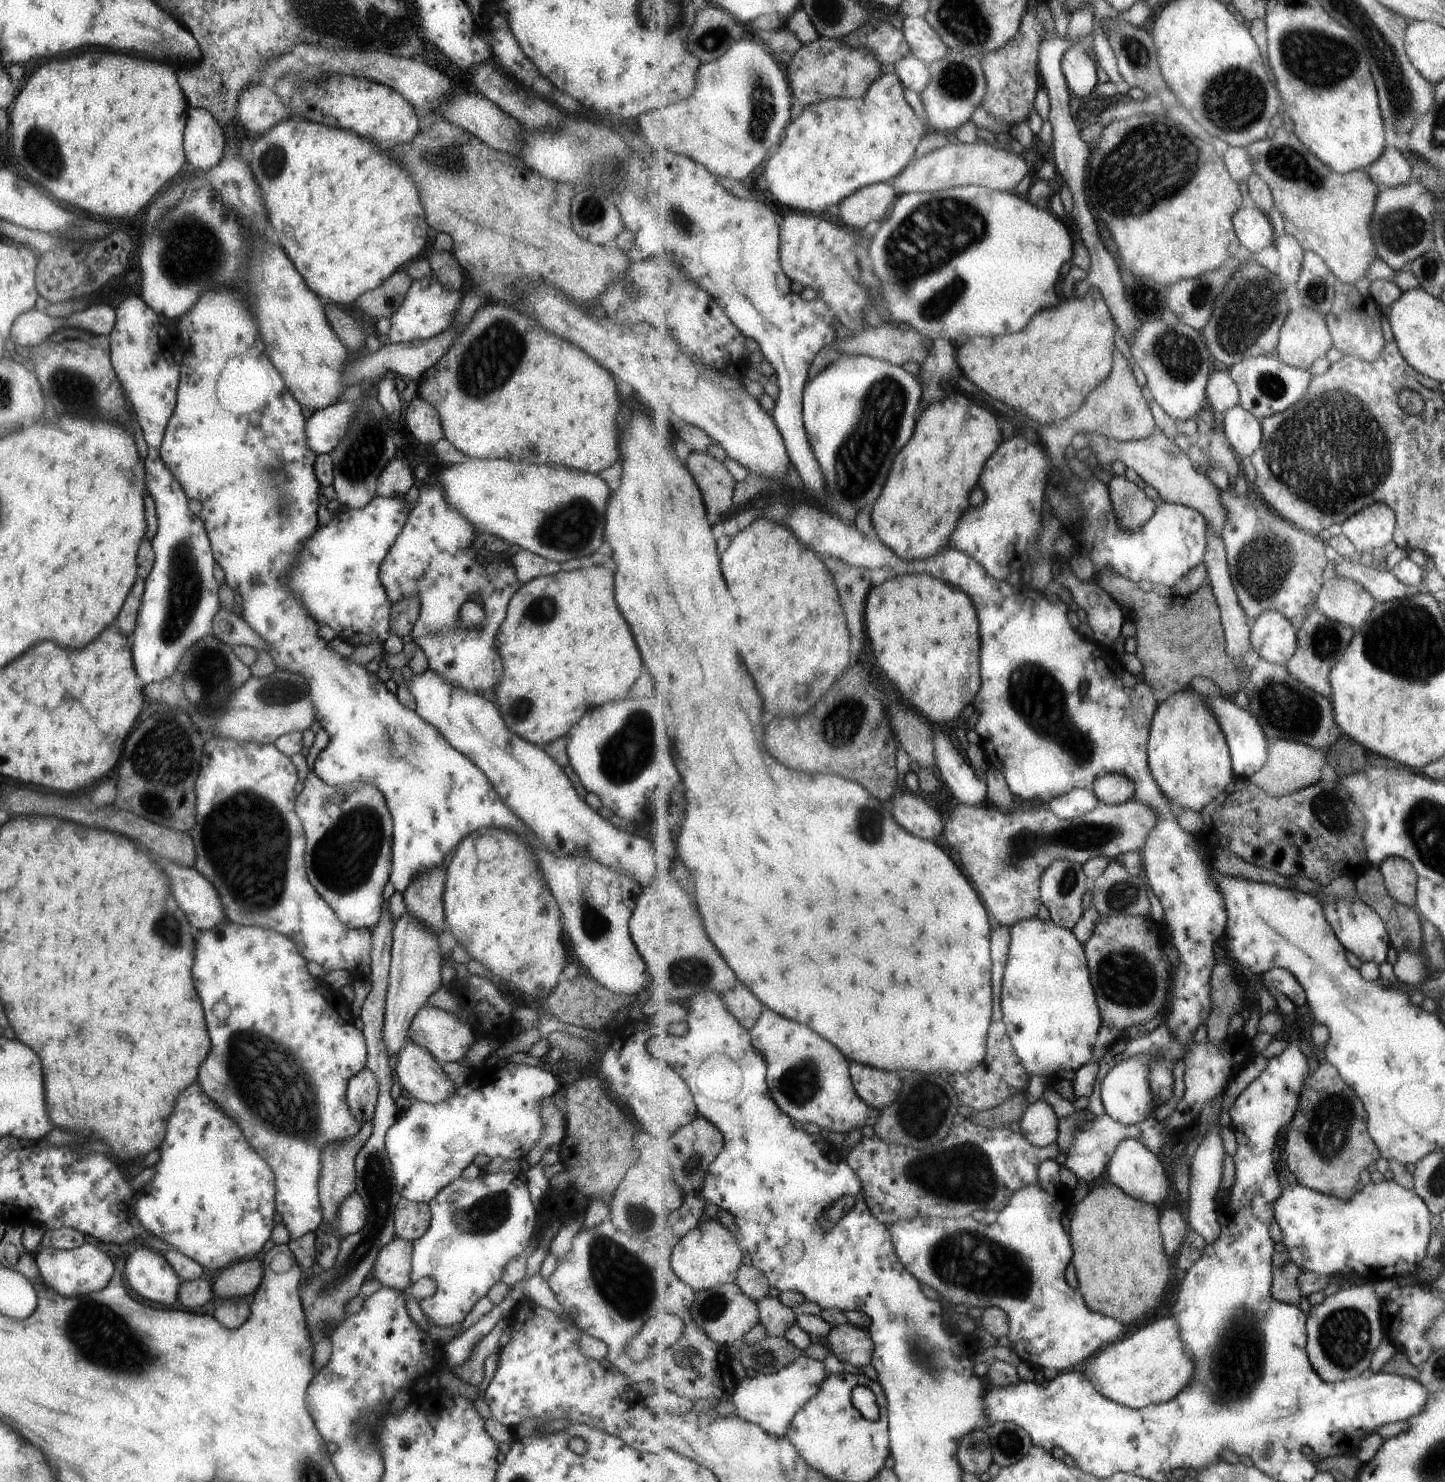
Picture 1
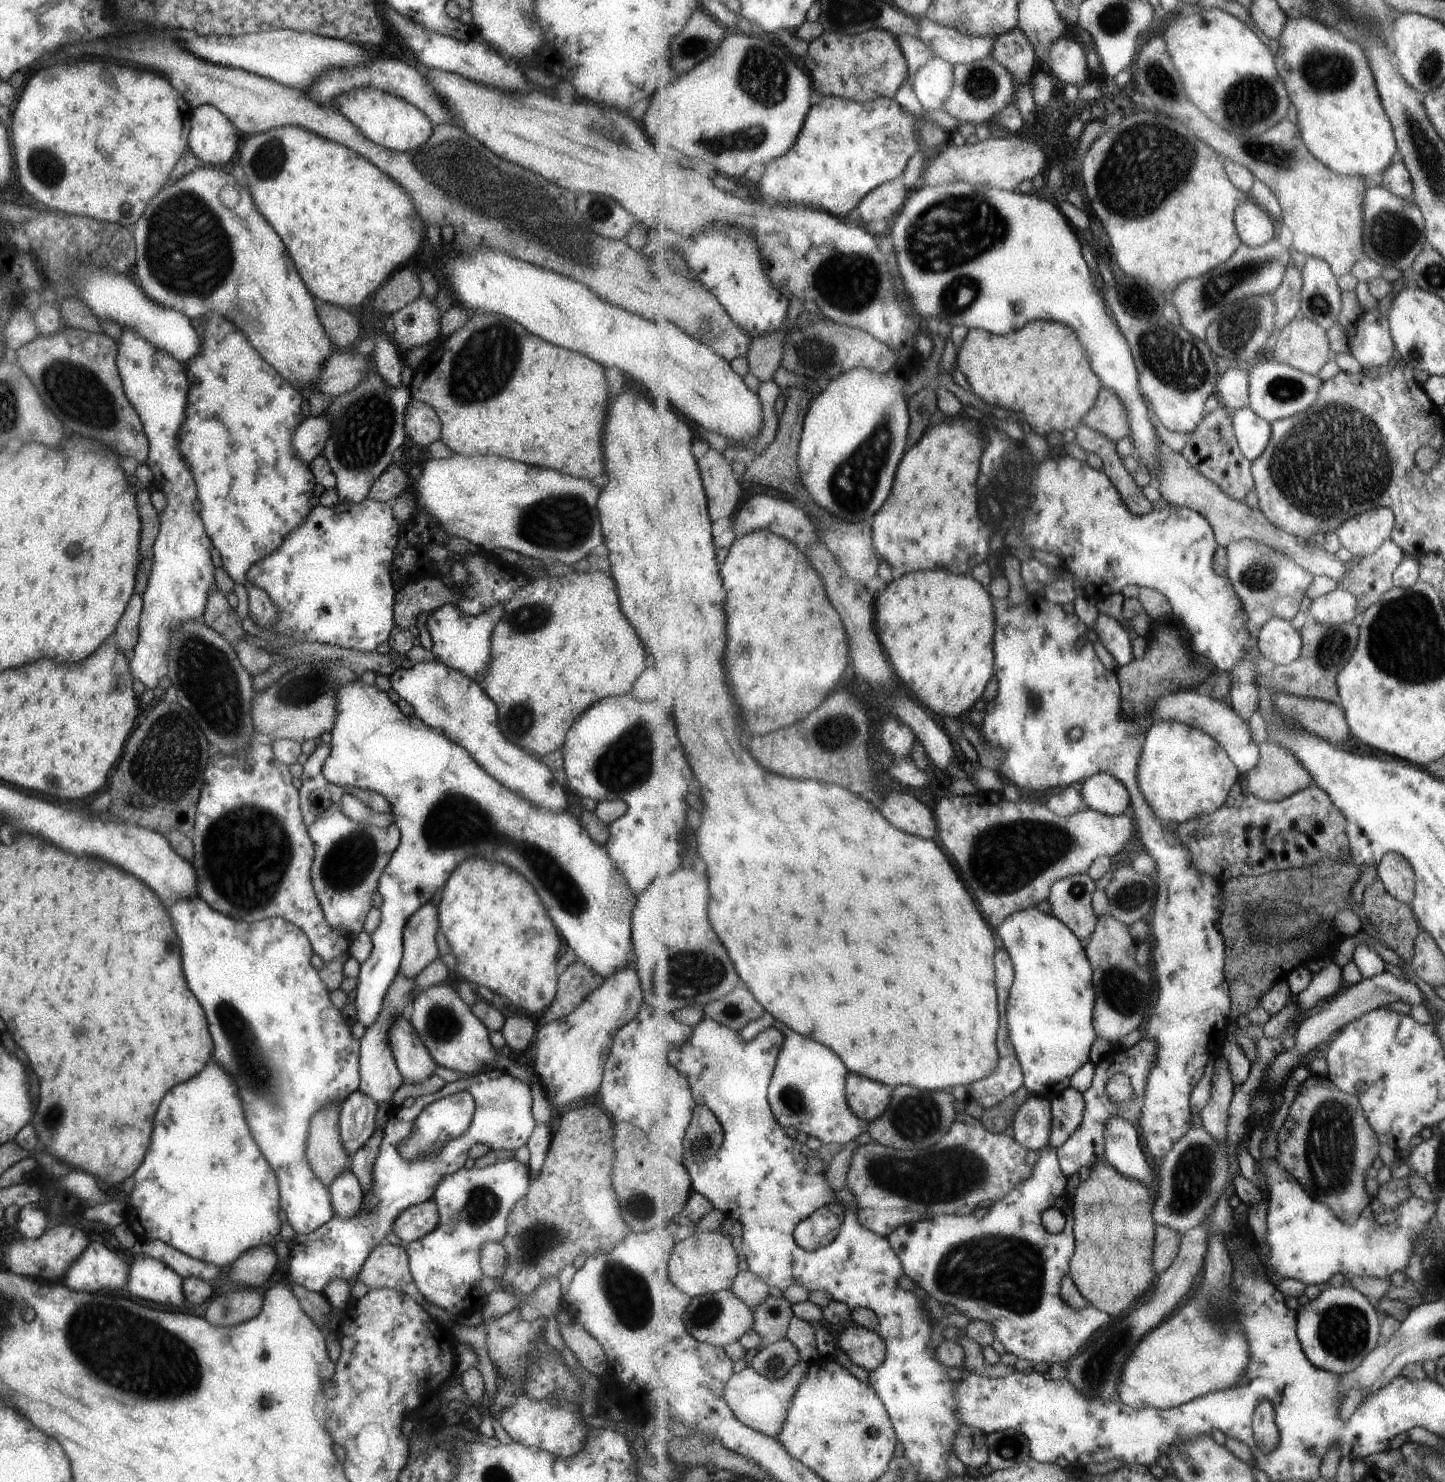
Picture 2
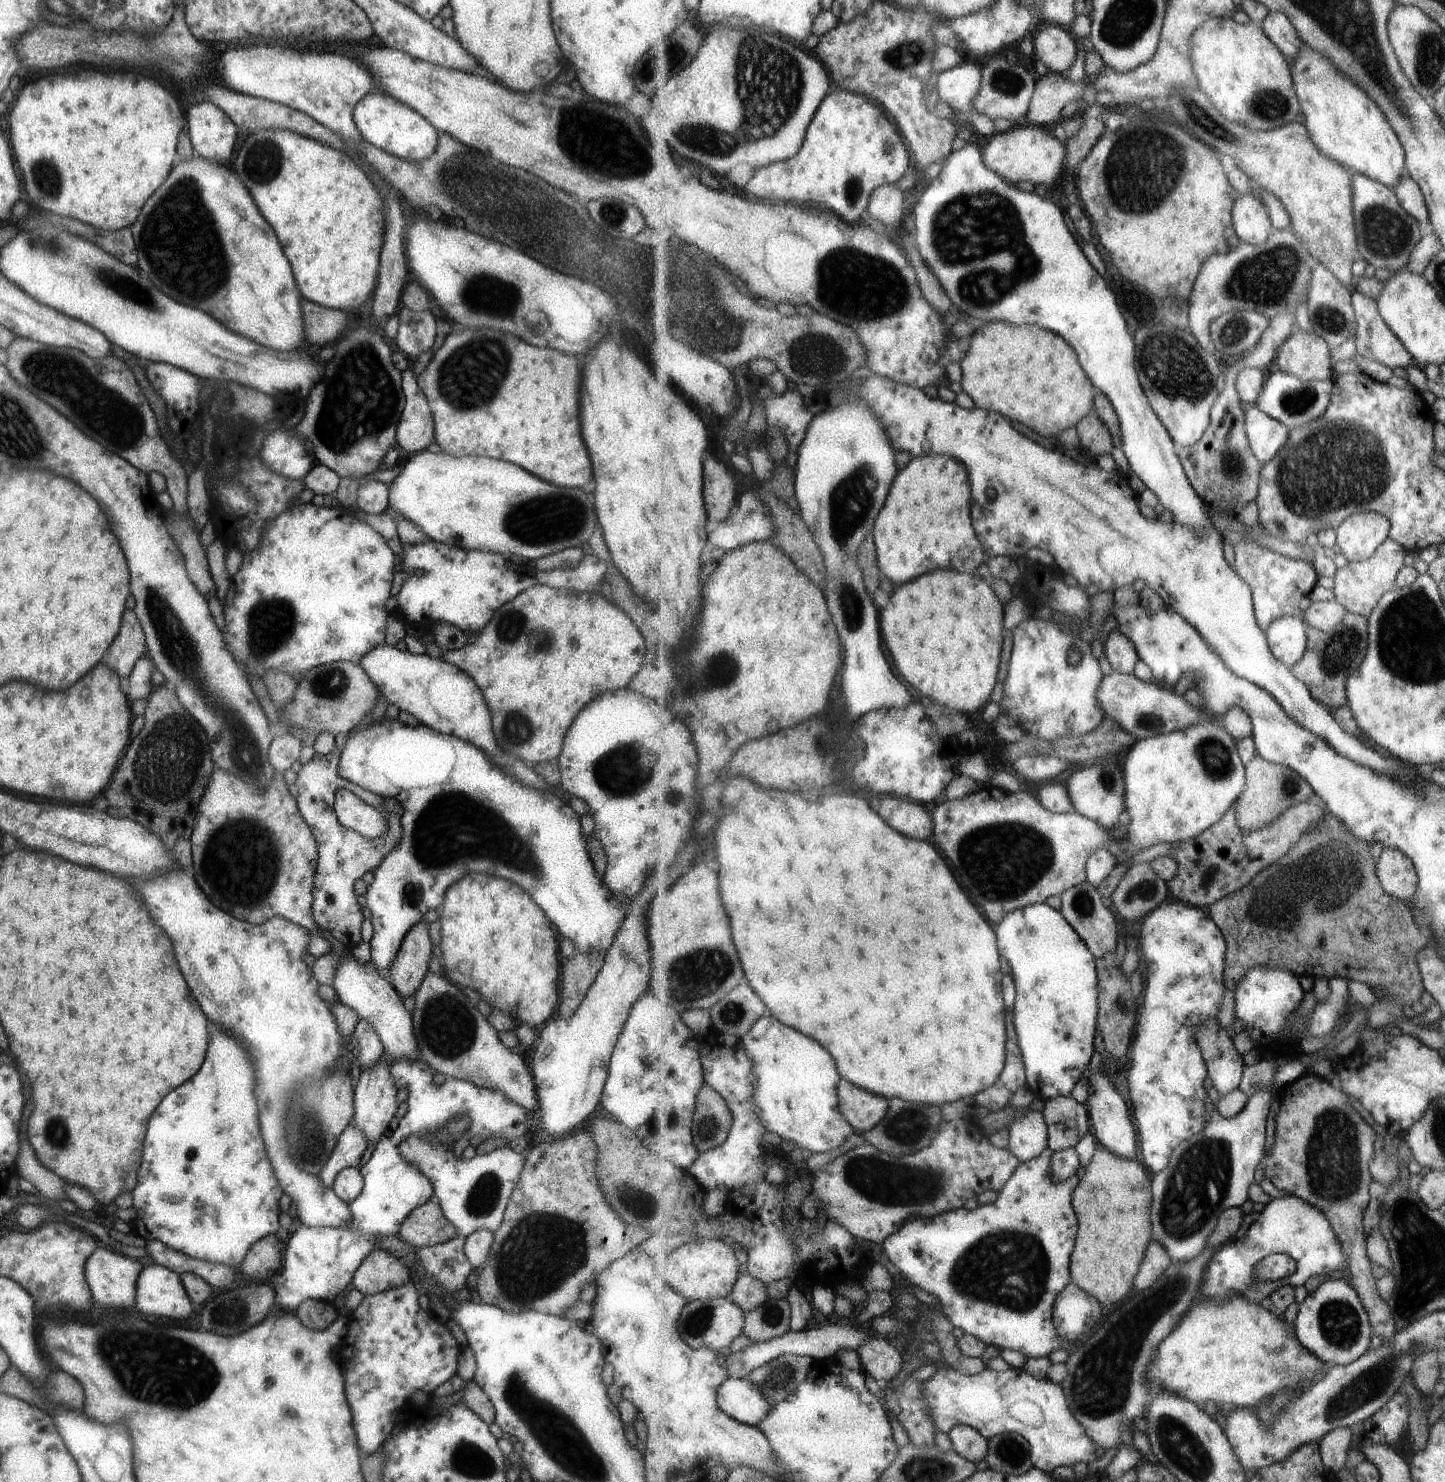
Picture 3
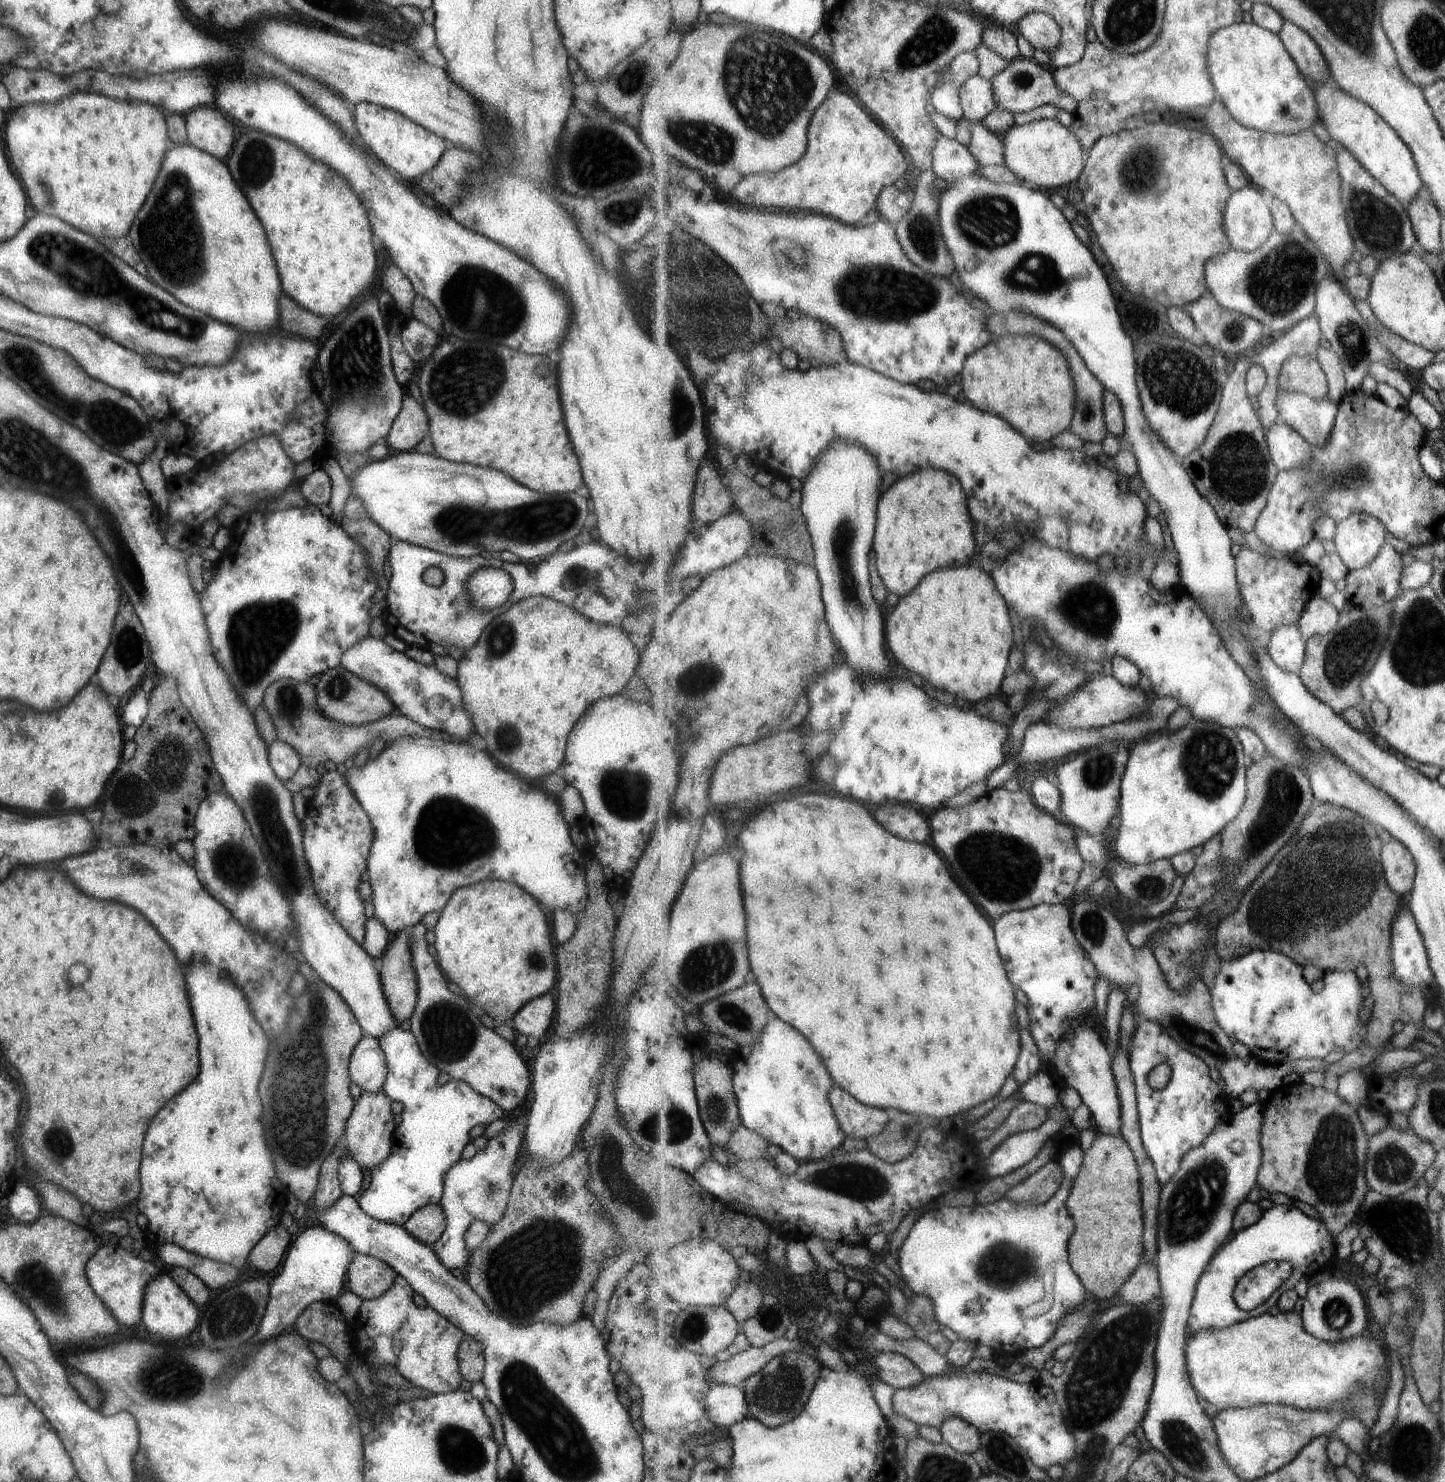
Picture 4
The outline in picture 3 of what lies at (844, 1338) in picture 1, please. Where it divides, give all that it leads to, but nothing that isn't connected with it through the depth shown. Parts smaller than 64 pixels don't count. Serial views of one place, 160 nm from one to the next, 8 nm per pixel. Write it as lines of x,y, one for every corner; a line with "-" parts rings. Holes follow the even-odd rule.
876,1335
867,1339
867,1342
858,1348
857,1354
862,1370
879,1383
891,1382
894,1376
899,1374
903,1364
901,1352
883,1336

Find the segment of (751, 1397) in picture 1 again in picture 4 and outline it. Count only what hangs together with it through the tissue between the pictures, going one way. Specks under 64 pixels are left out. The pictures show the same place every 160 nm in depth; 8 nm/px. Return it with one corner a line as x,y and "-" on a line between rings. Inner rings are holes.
713,1383
706,1396
706,1409
718,1426
731,1430
734,1424
748,1417
750,1405
744,1389
727,1384

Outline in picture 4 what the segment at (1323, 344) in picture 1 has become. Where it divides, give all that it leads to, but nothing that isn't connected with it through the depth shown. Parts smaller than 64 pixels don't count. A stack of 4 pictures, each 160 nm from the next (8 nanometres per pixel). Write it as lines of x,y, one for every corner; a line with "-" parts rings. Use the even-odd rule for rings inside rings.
1291,356
1277,371
1281,391
1297,391
1321,400
1330,393
1330,386
1322,364
1315,359

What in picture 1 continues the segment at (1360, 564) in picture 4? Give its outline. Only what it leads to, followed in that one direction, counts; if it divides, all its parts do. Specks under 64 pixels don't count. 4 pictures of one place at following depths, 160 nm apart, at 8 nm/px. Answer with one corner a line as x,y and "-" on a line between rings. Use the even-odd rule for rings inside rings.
1385,503
1365,507
1341,525
1341,532
1356,546
1358,554
1385,548
1398,527
1395,511

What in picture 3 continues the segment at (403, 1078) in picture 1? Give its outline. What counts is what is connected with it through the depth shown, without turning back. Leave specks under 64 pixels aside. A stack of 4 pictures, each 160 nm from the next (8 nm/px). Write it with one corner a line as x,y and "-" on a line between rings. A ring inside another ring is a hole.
346,950
331,987
337,993
341,1004
351,1007
359,1019
368,1020
379,1037
385,1054
410,1061
419,1058
420,1049
412,1033
411,1014
403,1007
401,996
392,987
386,975
379,974
374,965
370,962
359,962

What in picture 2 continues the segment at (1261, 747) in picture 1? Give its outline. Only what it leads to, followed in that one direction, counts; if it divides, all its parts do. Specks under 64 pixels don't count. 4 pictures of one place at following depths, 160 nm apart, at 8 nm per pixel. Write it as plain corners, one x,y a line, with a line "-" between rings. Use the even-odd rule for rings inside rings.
1179,691
1159,699
1154,712
1156,722
1178,720
1192,727
1203,729
1218,741
1227,754
1234,760
1243,775
1258,766
1260,761
1260,745
1253,740
1247,721
1231,706
1215,697
1203,695
1195,691

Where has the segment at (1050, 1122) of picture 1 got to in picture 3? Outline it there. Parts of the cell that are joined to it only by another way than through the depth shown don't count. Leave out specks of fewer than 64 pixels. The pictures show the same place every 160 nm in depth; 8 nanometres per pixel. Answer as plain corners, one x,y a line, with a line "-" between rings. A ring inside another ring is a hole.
1029,1111
1010,1126
1009,1150
1021,1161
1041,1156
1047,1147
1053,1147
1042,1111

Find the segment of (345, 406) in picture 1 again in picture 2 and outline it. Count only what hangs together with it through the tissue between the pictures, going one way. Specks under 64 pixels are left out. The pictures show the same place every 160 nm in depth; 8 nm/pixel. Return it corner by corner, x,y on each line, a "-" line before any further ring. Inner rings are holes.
321,414
303,417
291,435
290,445
296,459
301,460
306,466
322,454
325,439
330,434
330,426
323,422

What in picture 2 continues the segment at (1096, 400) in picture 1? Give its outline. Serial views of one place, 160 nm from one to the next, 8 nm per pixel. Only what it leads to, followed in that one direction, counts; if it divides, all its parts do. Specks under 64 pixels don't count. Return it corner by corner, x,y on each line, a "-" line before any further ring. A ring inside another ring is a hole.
1103,386
1098,402
1083,417
1083,425
1104,434
1113,442
1132,434
1127,407
1114,390

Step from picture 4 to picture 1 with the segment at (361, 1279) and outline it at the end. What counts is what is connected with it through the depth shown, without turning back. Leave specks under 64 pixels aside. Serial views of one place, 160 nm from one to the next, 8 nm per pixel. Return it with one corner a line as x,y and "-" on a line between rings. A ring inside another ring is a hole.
394,1236
382,1246
373,1263
373,1277
382,1286
398,1291
409,1290
412,1241

